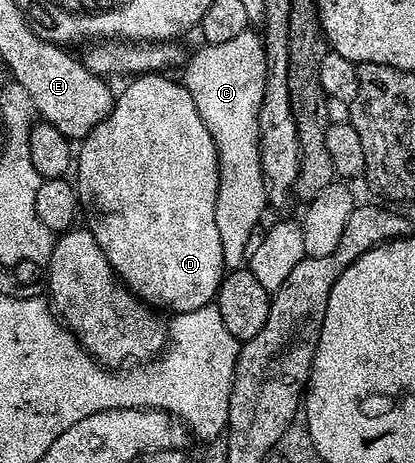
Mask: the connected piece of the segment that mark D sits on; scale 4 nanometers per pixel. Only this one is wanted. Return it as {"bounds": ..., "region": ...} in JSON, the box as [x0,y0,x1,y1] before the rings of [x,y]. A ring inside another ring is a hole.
{"bounds":[75,73,227,315],"region":[[[143,73],[134,76],[122,93],[116,94],[113,110],[99,122],[80,142],[81,150],[75,153],[75,188],[80,208],[85,211],[84,224],[89,234],[99,243],[100,253],[107,255],[114,273],[119,280],[129,288],[130,293],[140,297],[146,305],[154,310],[170,309],[173,315],[193,315],[204,305],[214,304],[217,292],[221,286],[221,279],[227,270],[223,259],[223,243],[219,243],[219,227],[215,227],[215,199],[219,191],[219,163],[217,162],[217,148],[215,139],[211,139],[211,131],[203,123],[199,111],[195,107],[195,99],[185,90],[180,80],[172,81],[172,76],[161,73]]]}

